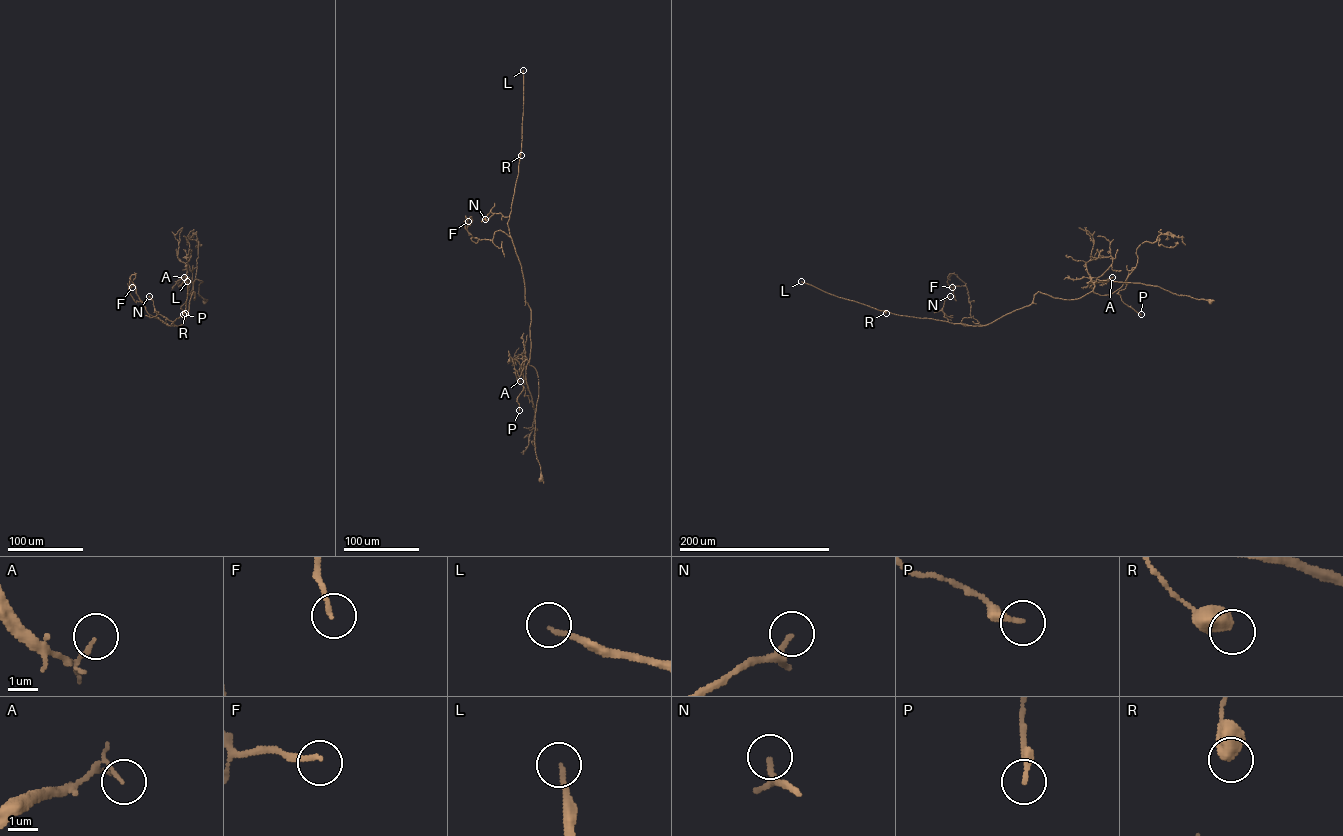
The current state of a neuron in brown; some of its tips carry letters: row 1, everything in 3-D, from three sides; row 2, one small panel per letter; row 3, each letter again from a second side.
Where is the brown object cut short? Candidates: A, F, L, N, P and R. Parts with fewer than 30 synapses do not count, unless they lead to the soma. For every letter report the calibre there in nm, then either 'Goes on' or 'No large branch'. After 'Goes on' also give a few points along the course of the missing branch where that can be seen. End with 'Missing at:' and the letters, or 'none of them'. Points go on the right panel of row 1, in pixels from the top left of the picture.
A: Thickness 110 nm. No large branch
F: Thickness 160 nm. No large branch
L: Thickness 170 nm. Goes on
N: Thickness 150 nm. No large branch
P: Thickness 240 nm. No large branch
R: Thickness 600 nm. No large branch
Missing at: L

